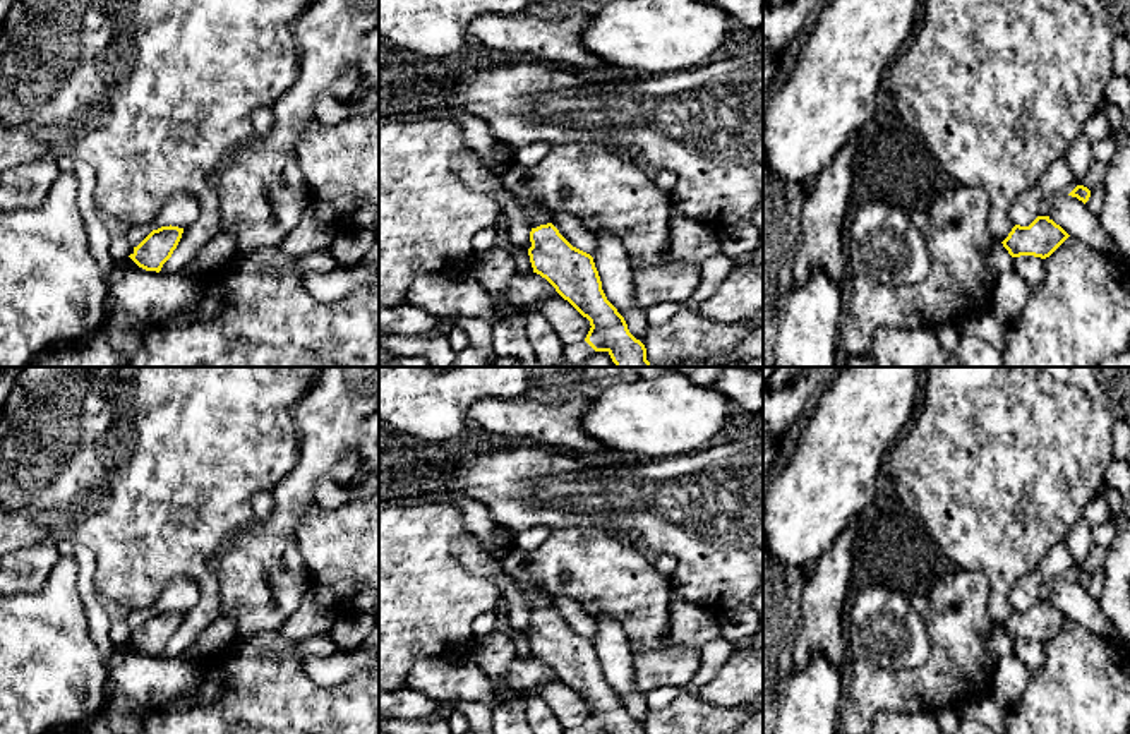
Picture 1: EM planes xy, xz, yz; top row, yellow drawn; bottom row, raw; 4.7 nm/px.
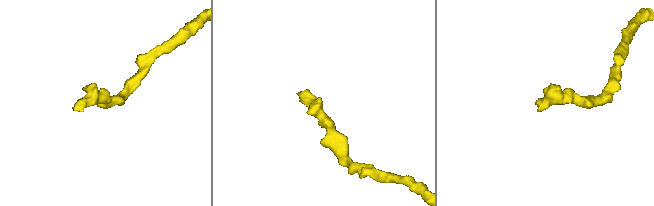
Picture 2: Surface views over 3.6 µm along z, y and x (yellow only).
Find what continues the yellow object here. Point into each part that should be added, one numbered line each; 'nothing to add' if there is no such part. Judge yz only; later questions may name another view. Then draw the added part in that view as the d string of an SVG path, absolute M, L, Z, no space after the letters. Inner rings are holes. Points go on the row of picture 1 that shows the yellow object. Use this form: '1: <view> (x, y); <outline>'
1: yz (998, 258); M995 242L995 245L984 256L984 262L995 271L996 276L1007 271L1013 271L1013 257L1001 242Z

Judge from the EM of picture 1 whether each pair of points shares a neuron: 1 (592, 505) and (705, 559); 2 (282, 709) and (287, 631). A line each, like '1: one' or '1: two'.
1: one
2: two

